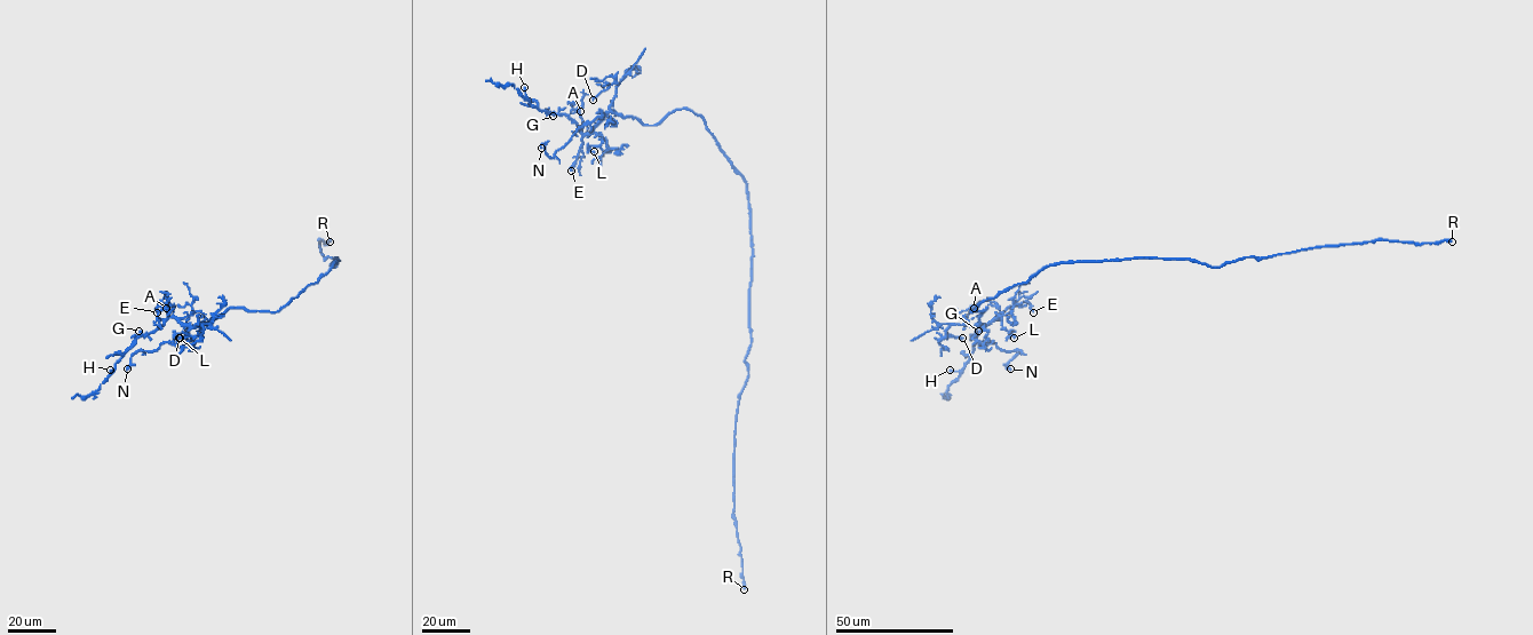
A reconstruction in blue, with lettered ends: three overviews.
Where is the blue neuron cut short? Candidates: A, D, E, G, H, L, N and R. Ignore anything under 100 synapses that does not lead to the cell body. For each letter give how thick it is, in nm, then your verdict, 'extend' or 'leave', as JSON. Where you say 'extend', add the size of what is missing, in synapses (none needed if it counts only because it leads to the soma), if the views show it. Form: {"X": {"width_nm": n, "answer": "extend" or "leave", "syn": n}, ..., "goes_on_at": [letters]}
{"A": {"width_nm": 120, "answer": "leave"}, "D": {"width_nm": 240, "answer": "leave"}, "E": {"width_nm": 140, "answer": "leave"}, "G": {"width_nm": 90, "answer": "leave"}, "H": {"width_nm": 280, "answer": "leave"}, "L": {"width_nm": 110, "answer": "leave"}, "N": {"width_nm": 80, "answer": "leave"}, "R": {"width_nm": 300, "answer": "leave"}, "goes_on_at": []}

